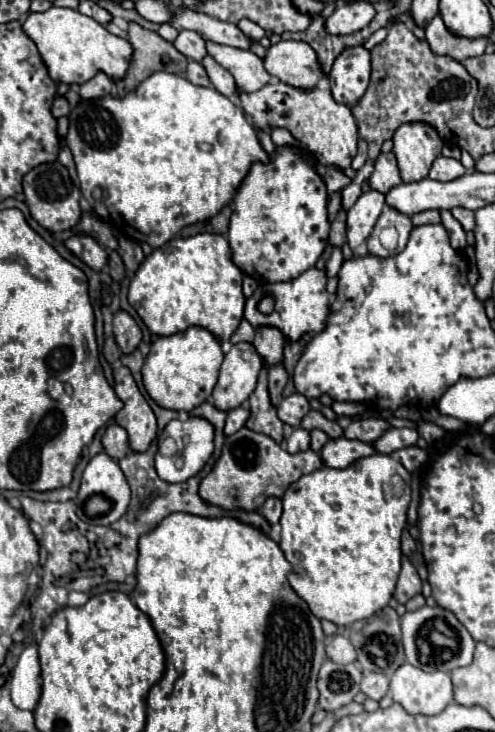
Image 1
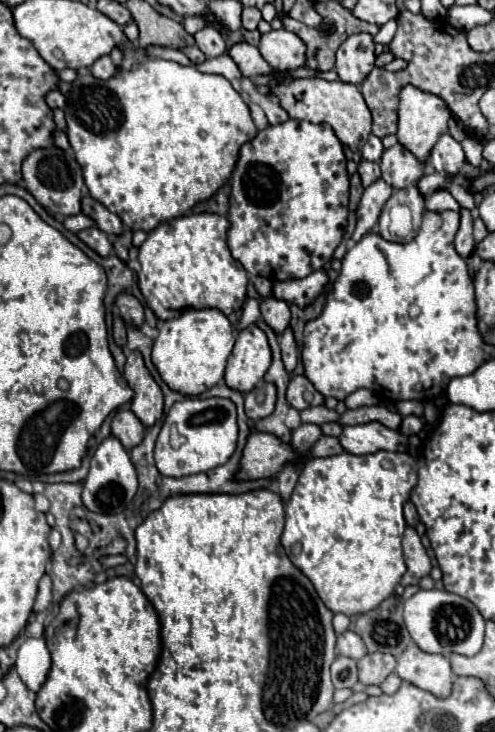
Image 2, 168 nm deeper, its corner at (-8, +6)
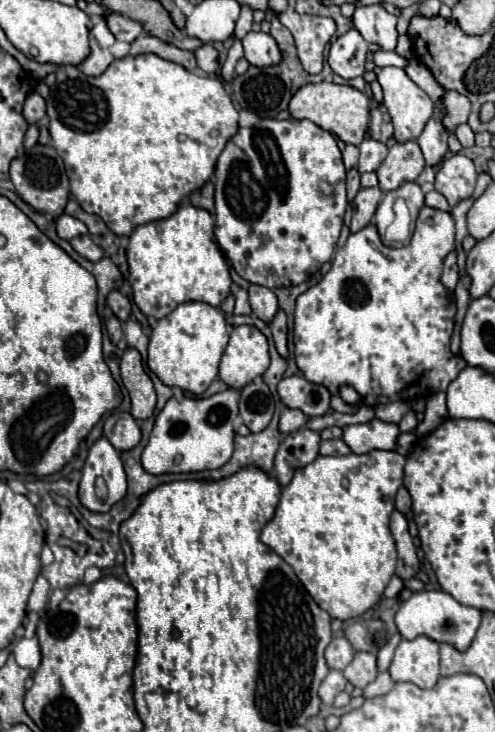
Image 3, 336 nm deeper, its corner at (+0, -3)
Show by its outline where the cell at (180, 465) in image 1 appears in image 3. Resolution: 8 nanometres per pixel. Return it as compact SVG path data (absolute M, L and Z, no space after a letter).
M226 388L210 398L170 398L156 416L150 440L142 452L144 470L150 474L200 472L226 464L234 450L234 420L238 418L240 392L238 388Z

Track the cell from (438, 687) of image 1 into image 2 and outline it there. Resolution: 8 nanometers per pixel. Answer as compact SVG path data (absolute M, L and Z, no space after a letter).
M410 645L398 657L396 675L406 683L430 691L438 699L446 699L450 695L452 681L454 681L454 673L446 657L424 653L416 645Z

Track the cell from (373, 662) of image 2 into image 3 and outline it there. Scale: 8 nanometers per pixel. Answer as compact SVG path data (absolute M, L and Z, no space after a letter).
M356 652L354 660L350 662L350 666L346 666L346 670L344 670L344 678L348 682L352 682L356 688L364 688L376 676L378 676L376 656L374 654L366 654L366 652Z

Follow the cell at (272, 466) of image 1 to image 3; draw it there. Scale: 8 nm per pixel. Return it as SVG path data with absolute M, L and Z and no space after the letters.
M332 438L332 440L322 440L320 444L320 454L322 456L342 456L342 454L350 454L352 450L344 444L342 438Z

